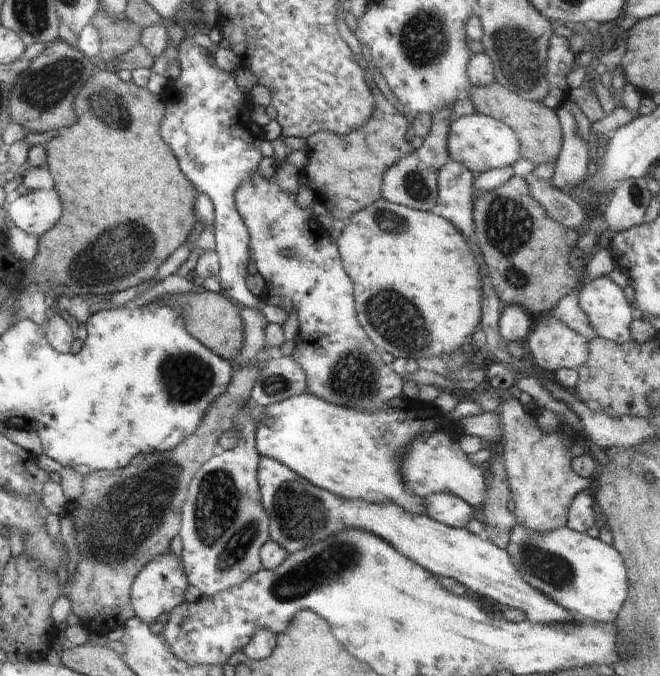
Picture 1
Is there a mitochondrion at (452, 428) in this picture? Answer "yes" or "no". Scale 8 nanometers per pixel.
no

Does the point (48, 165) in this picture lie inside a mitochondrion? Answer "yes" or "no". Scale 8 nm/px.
no

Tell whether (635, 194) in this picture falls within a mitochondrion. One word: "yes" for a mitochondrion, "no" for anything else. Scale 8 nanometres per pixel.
yes

